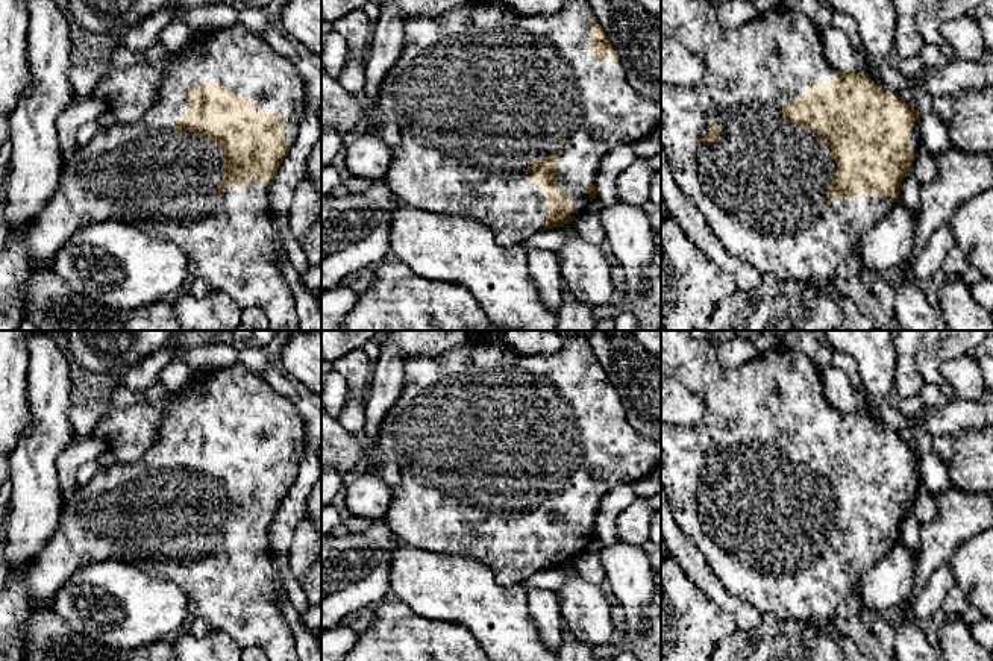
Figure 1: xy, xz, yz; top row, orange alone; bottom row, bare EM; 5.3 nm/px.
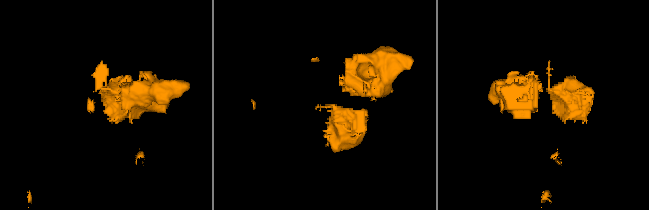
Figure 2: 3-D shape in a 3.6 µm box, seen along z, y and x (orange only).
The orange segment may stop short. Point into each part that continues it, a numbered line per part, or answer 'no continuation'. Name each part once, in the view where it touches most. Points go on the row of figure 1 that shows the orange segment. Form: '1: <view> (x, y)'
1: xy (162, 182)

